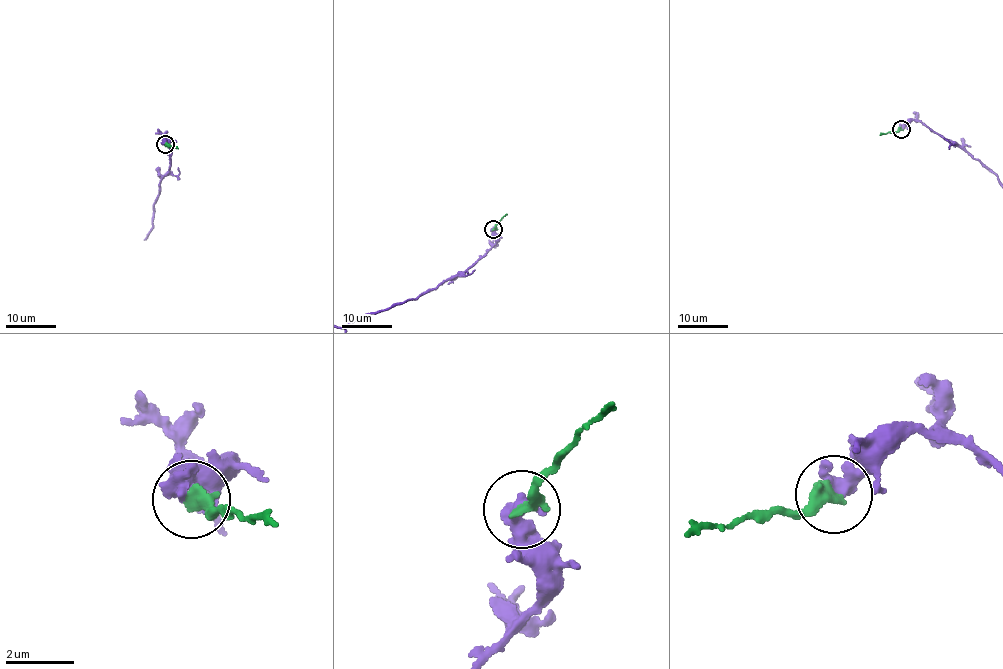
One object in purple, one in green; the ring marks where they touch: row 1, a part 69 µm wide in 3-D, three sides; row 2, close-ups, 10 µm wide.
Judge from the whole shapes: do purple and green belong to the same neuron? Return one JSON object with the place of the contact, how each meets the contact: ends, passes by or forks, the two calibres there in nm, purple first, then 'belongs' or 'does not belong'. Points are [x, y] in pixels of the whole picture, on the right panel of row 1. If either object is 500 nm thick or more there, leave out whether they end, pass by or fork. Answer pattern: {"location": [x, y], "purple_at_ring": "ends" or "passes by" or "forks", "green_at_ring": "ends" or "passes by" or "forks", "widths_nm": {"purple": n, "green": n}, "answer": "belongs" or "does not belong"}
{"location": [901, 129], "purple_at_ring": "ends", "green_at_ring": "ends", "widths_nm": {"purple": 440, "green": 360}, "answer": "belongs"}

